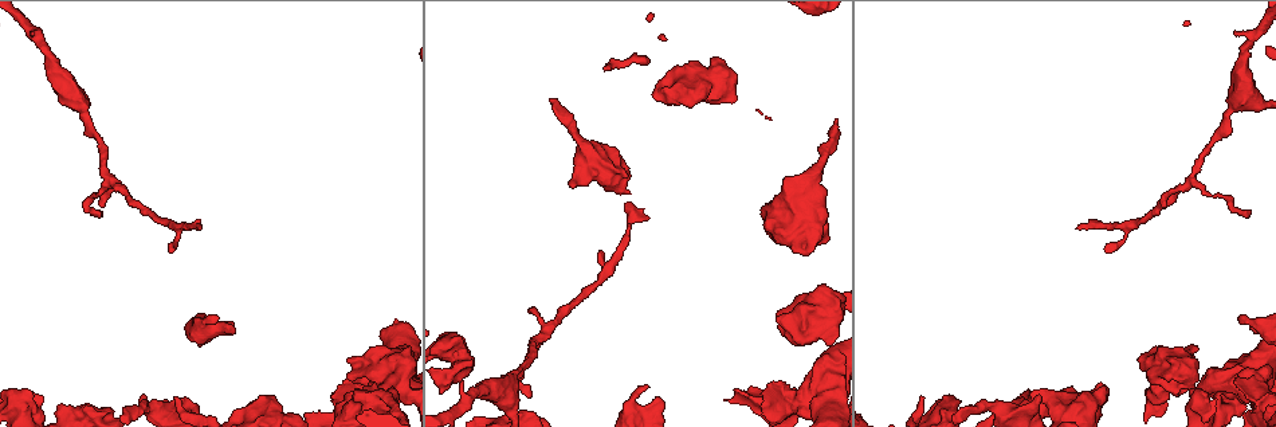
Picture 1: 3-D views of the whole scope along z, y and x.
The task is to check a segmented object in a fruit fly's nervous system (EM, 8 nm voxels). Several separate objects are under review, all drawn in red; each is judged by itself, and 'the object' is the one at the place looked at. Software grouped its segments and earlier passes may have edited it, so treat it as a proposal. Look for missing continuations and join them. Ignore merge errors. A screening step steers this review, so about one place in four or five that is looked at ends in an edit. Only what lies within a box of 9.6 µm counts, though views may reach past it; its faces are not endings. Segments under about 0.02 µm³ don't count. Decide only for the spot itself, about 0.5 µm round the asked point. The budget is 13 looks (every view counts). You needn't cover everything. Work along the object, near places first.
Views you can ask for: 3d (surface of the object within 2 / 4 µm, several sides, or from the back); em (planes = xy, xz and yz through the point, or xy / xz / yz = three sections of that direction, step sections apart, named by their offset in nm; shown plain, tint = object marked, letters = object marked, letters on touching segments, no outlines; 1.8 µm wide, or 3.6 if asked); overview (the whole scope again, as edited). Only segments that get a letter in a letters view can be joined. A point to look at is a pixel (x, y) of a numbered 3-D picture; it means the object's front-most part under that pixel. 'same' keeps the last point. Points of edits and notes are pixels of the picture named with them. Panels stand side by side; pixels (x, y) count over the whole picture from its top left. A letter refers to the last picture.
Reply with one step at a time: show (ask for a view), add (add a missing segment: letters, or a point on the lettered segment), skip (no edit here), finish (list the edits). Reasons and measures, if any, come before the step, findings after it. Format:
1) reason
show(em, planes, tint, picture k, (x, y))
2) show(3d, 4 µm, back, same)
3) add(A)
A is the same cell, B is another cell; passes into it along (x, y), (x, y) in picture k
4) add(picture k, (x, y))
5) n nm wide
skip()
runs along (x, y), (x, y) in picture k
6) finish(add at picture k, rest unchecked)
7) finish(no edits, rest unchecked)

branch stops here
show(3d, 2 µm, picture 1, (574, 185))

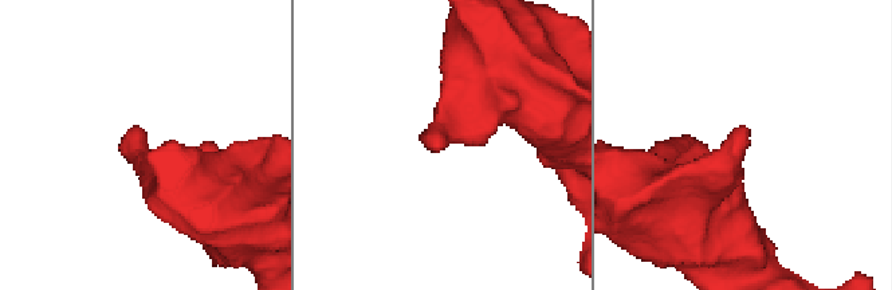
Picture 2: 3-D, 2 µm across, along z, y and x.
need the tissue
show(em, xy, step 4, tint, picture 2, (435, 143))

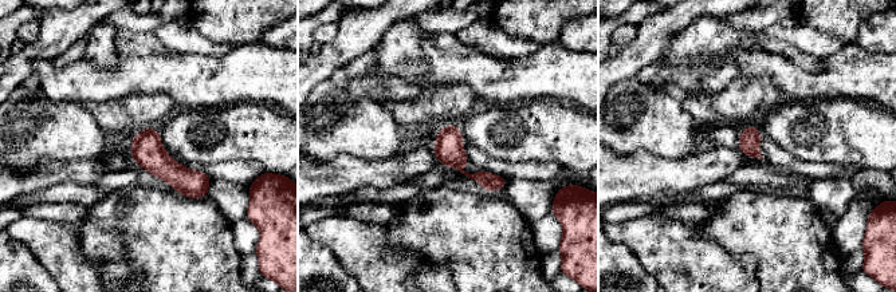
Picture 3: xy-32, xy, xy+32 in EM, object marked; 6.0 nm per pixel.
show(em, planes, letters, same)

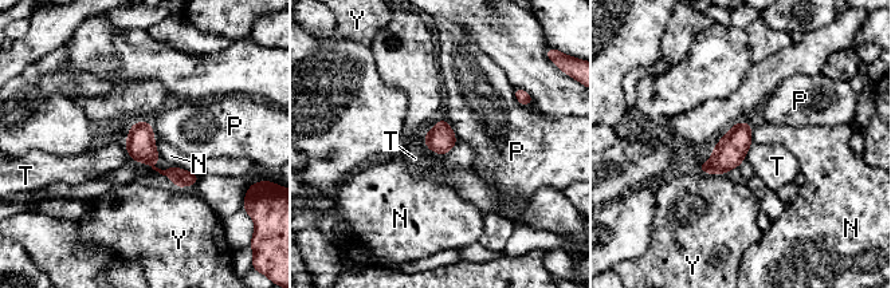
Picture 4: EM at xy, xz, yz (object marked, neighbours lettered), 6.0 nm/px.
P touches over 170 nm
skip()
N, P, T and Y are other cells; runs along (133, 130), (159, 170), (192, 181) in picture 4; none of them fits

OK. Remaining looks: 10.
stops while still wide
show(3d, 4 µm, picture 1, (271, 398))

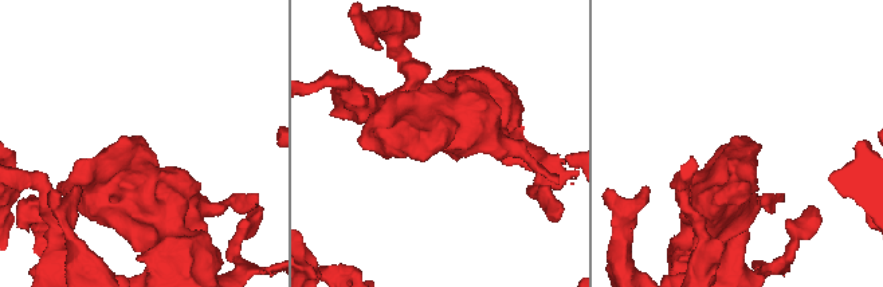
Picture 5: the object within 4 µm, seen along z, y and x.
show(em, 3.6 µm, planes, letters, picture 5, (440, 144))

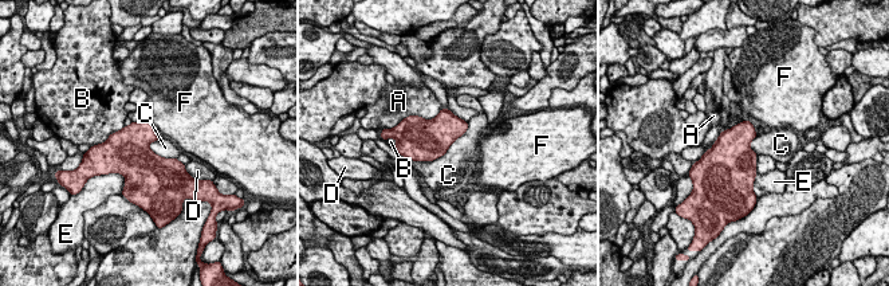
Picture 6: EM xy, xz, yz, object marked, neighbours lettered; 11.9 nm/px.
340 nm wide
skip()
A, B, C, D, E and F are other cells; border along (468, 122), (443, 155), (402, 156) in picture 6; no lettered segment goes on from it

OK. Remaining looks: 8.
tapers out
show(3d, 4 µm, picture 1, (198, 227))

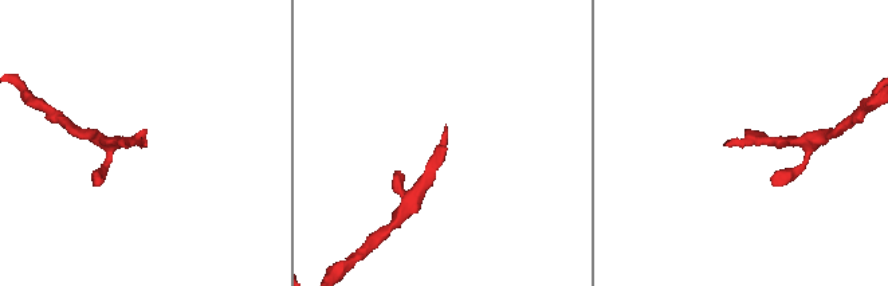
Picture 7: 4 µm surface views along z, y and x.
now the EM
show(em, planes, letters, picture 7, (726, 143))

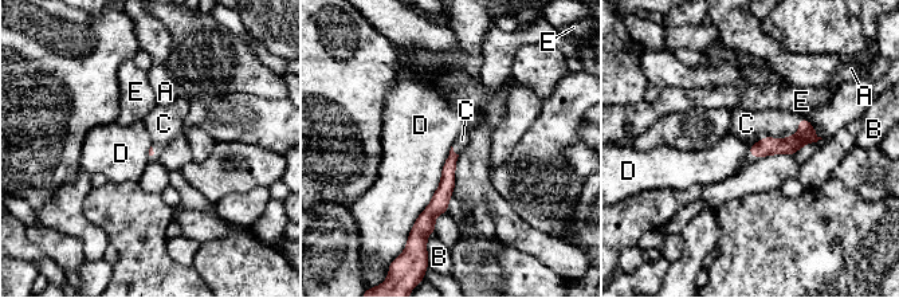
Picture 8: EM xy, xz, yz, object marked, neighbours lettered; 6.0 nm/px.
add(C)
C is the same cell, A, B, D and E are other cells; passes into it along (805, 134), (784, 138), (746, 124) in picture 8; the neuron continues

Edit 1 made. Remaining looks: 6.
thin end
show(3d, 4 µm, back, picture 1, (532, 394))

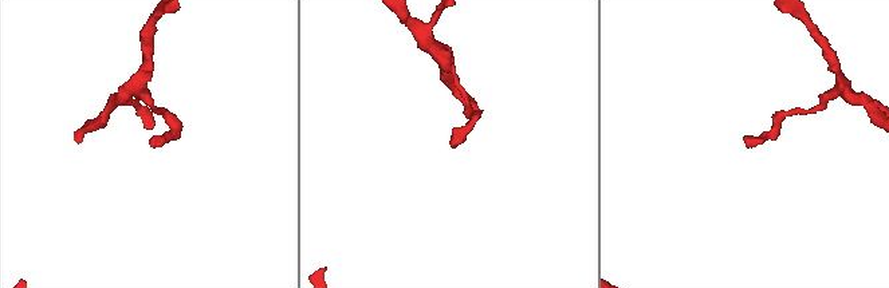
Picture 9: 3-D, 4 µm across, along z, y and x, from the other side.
show(em, planes, letters, picture 9, (747, 142))

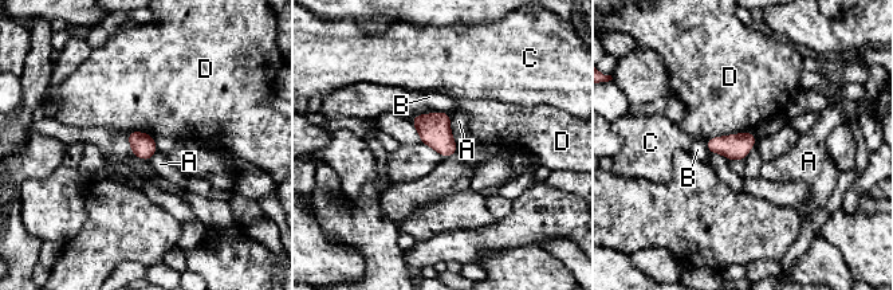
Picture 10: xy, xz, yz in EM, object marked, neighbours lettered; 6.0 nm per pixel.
D touches over 280 nm
skip()
A, B, C and D are other cells; border along (449, 116), (451, 136), (457, 145) in picture 10; none of them fits

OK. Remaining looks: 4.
three-way junction
show(3d, 4 µm, picture 1, (78, 101))

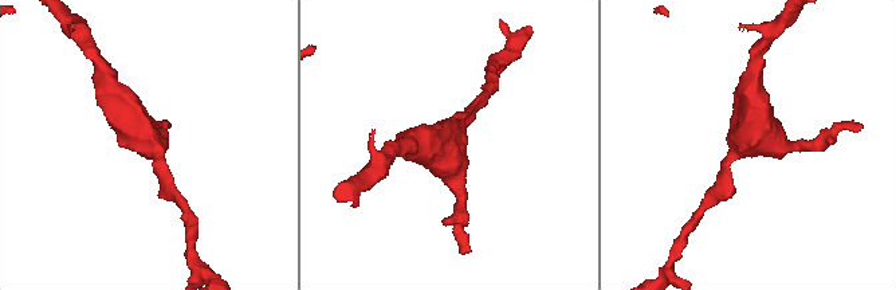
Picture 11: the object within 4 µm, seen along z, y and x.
now the EM
show(em, 3.6 µm, planes, tint, picture 11, (744, 141))

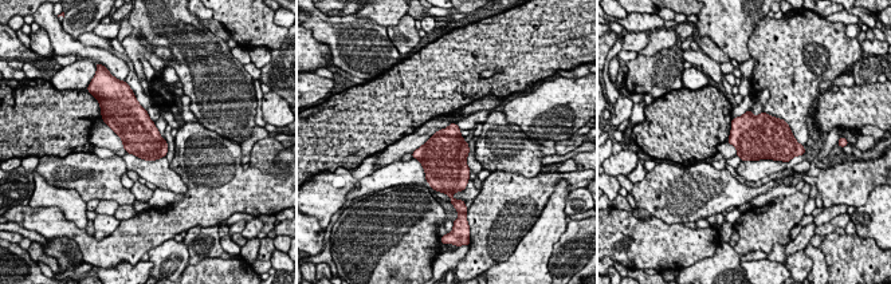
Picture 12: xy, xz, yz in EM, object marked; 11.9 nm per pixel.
show(em, 3.6 µm, planes, letters, same)

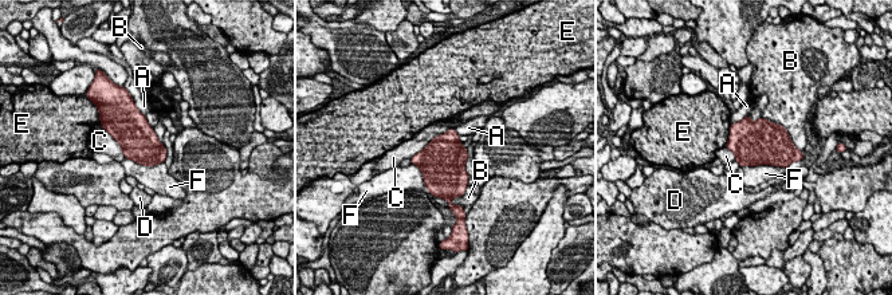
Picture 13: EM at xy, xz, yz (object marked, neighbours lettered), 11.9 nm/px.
440 nm wide
skip()
A, B, C, D, E and F are other cells; border along (454, 128), (435, 136), (409, 158) in picture 13; no lettered segment goes on from it

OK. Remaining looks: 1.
finish(add at picture 8, rest unchecked)

